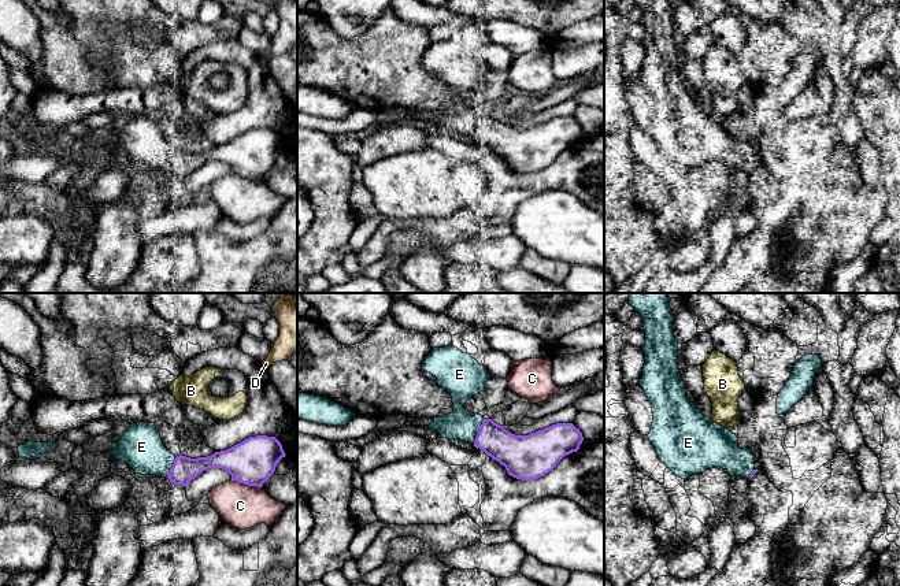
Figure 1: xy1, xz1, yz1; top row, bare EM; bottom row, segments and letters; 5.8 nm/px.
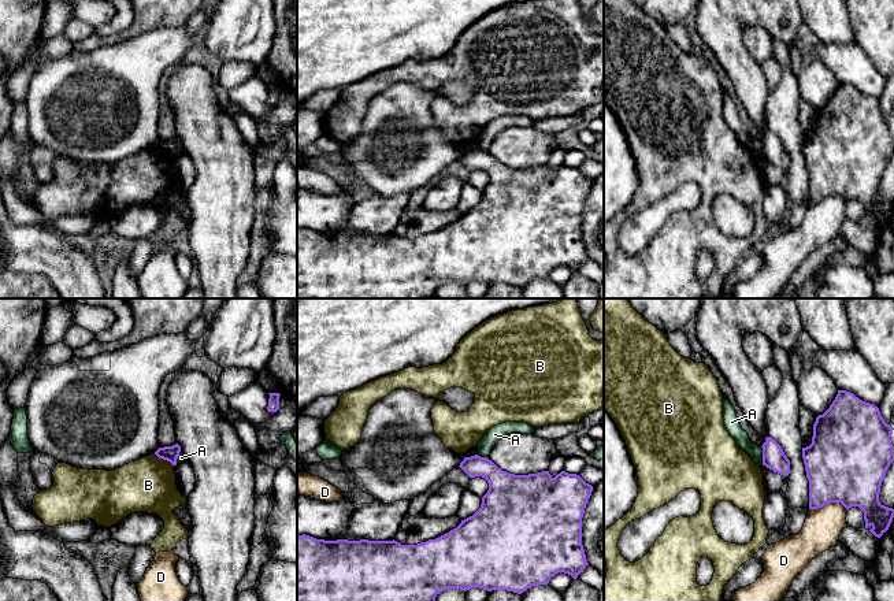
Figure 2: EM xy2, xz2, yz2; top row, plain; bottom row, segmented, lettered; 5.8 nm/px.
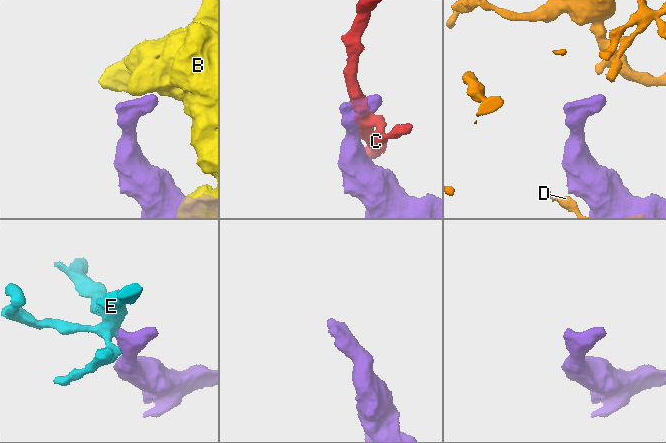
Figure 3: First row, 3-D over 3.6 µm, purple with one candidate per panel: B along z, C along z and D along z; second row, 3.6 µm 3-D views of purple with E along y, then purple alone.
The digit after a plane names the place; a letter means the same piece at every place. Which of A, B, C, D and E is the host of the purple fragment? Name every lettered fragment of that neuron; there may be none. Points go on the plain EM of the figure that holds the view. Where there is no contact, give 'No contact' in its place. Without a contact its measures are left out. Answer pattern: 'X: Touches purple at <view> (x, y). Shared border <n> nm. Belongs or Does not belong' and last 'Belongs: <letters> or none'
A: Touches purple at yz2 (763, 149). Shared border 110 nm. Does not belong
B: Touches purple at xy2 (164, 152). Shared border 150 nm. Does not belong
C: Touches purple at xy1 (247, 177). Shared border 180 nm. Does not belong
D: Touches purple at yz2 (827, 196). Shared border 220 nm. Does not belong
E: Touches purple at xz1 (480, 123). Shared border 150 nm. Belongs
Belongs: E

